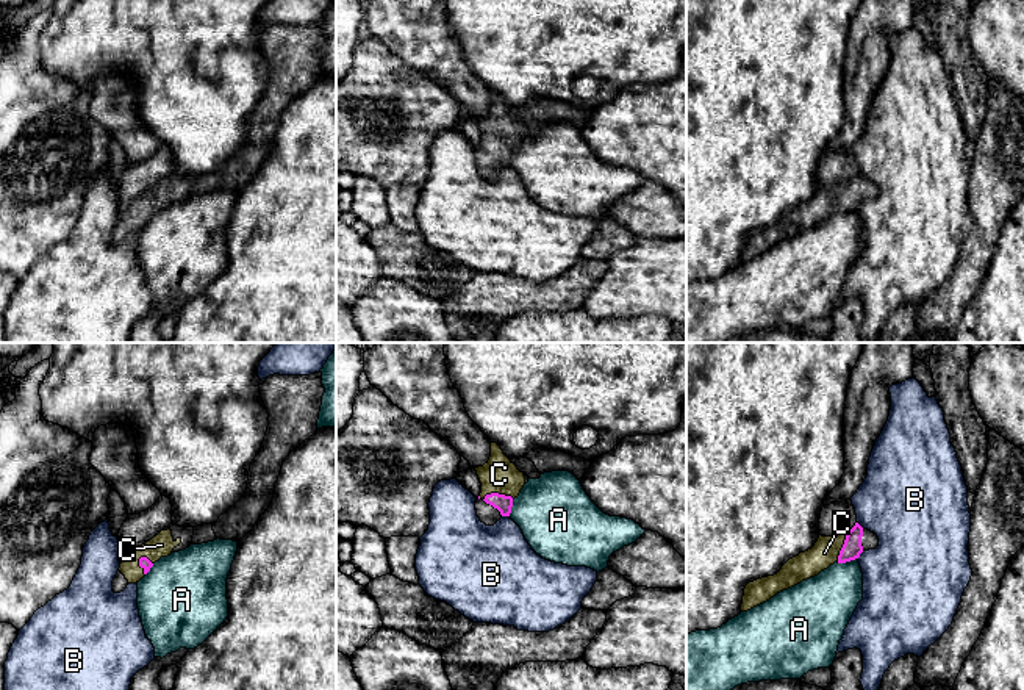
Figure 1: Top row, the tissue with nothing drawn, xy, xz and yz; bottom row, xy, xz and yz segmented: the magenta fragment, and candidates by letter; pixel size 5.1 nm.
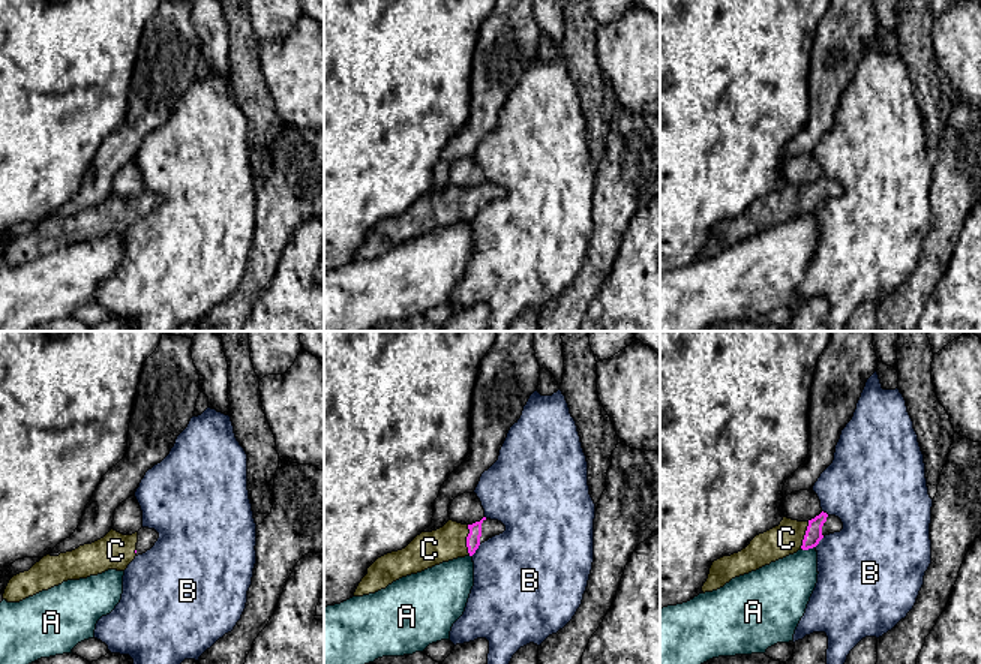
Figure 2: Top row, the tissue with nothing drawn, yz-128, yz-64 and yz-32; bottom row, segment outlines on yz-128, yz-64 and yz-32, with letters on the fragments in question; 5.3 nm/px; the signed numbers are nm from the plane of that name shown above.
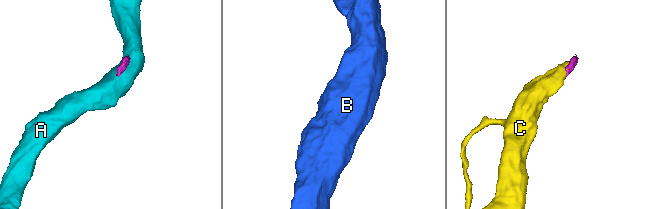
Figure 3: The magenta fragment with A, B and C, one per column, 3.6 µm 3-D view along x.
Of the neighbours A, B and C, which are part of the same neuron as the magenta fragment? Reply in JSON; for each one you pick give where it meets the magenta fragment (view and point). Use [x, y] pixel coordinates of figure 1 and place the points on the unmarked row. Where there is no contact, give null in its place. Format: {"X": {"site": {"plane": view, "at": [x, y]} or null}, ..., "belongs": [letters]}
{"C": {"site": {"plane": "xz", "at": [497, 143]}}, "belongs": ["C"]}

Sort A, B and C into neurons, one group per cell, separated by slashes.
A / B / C

